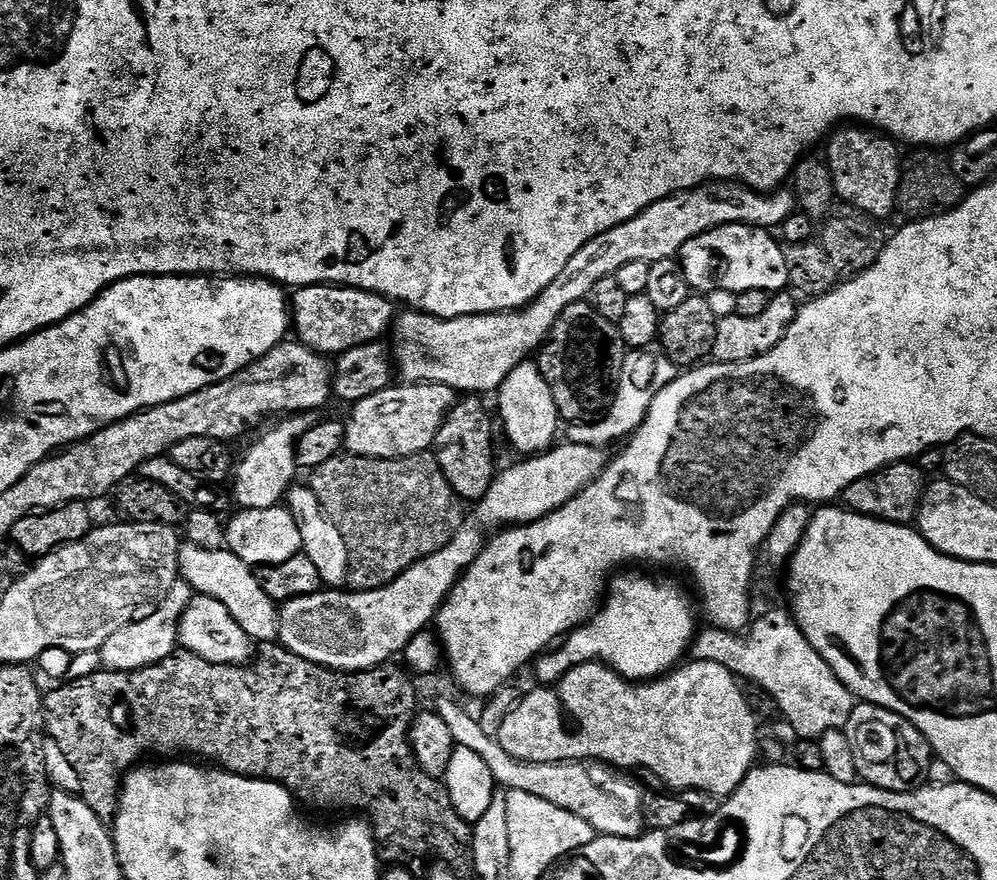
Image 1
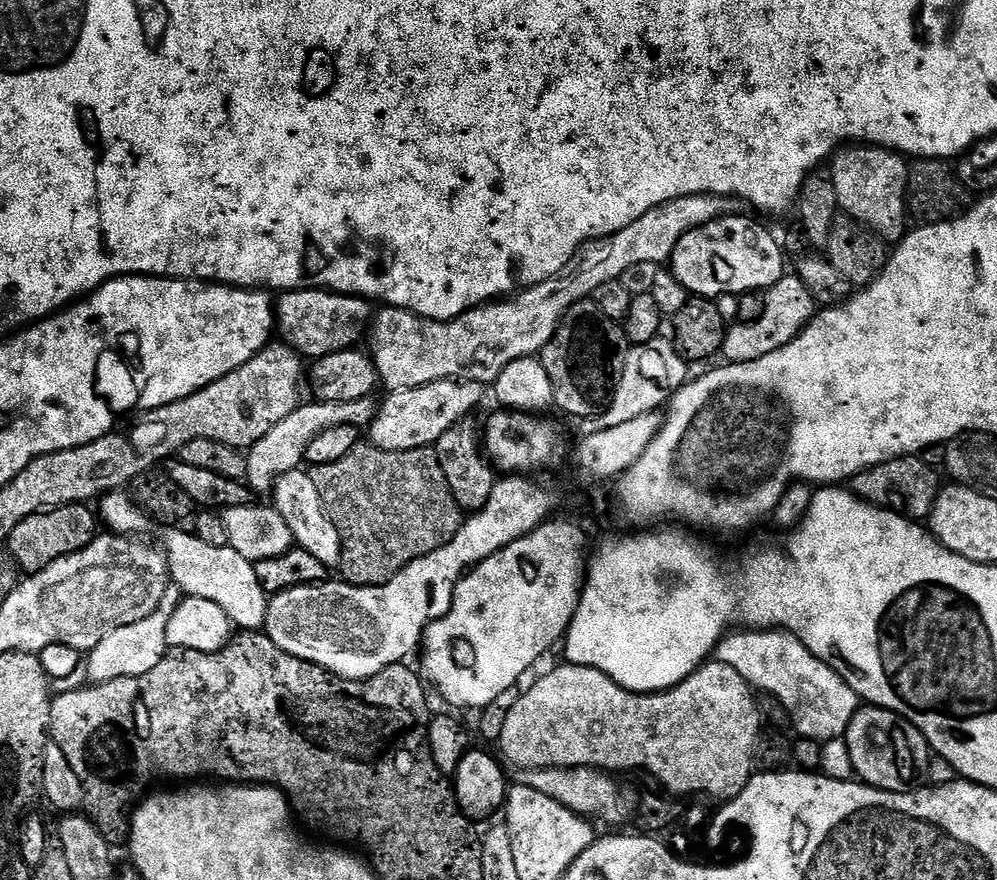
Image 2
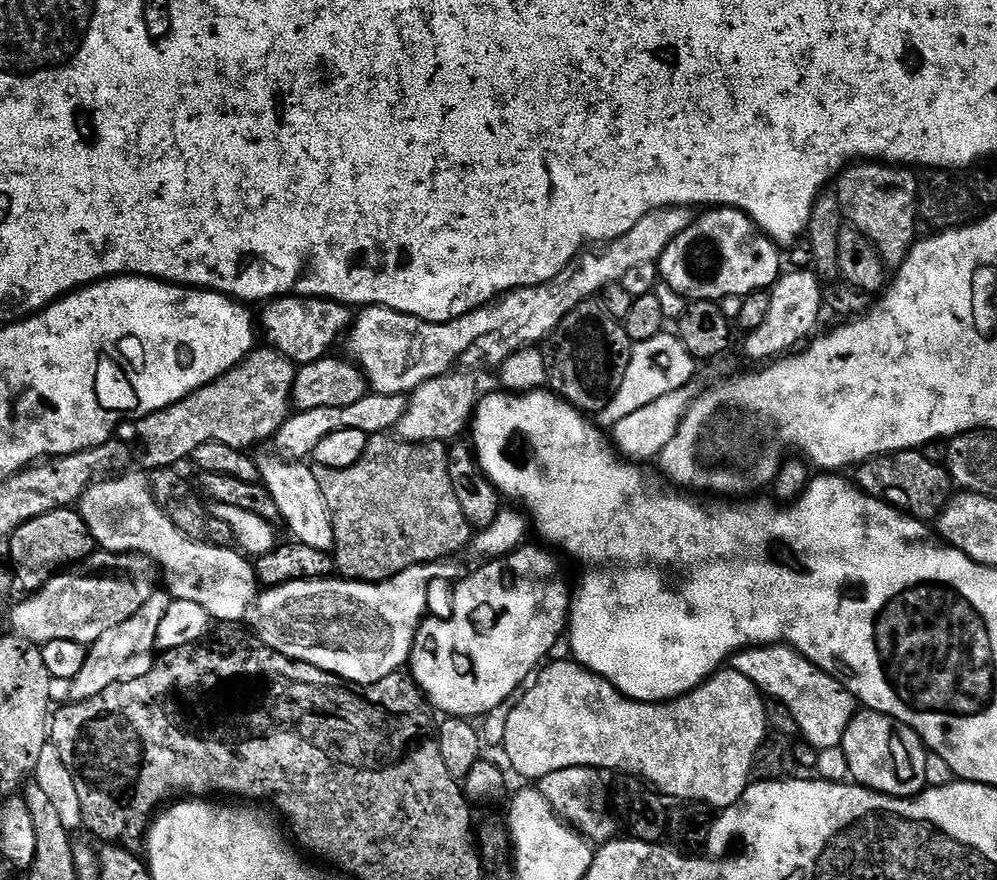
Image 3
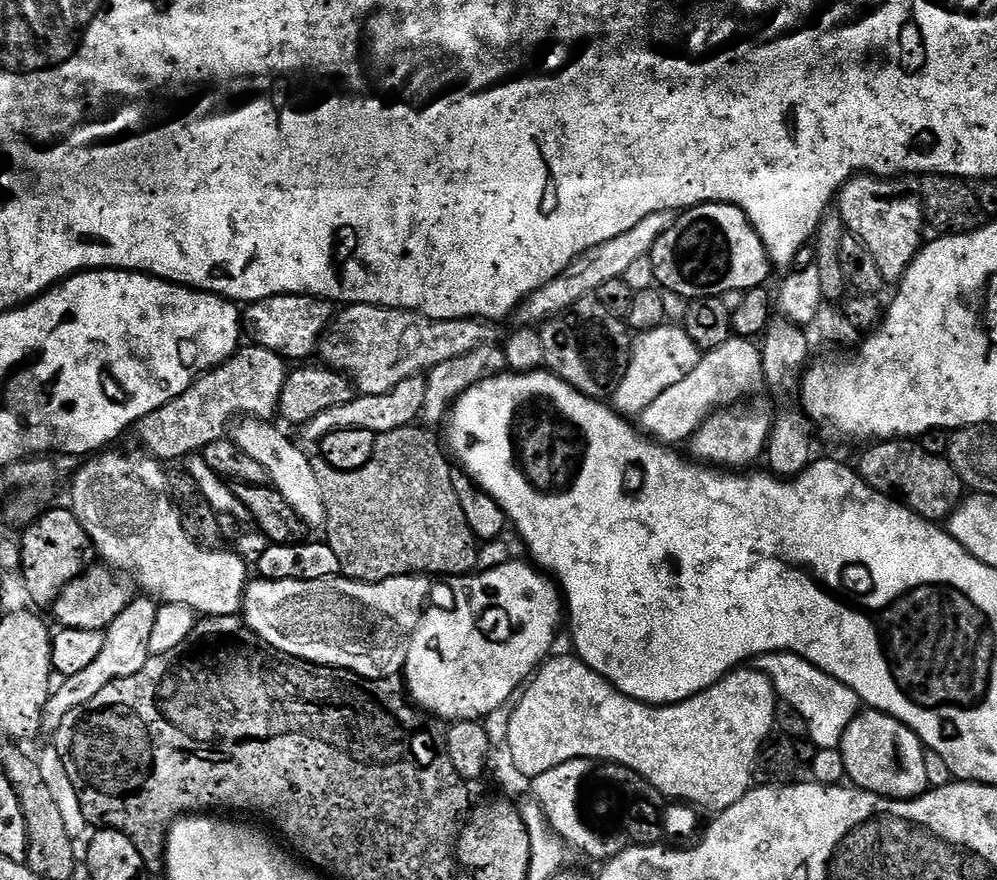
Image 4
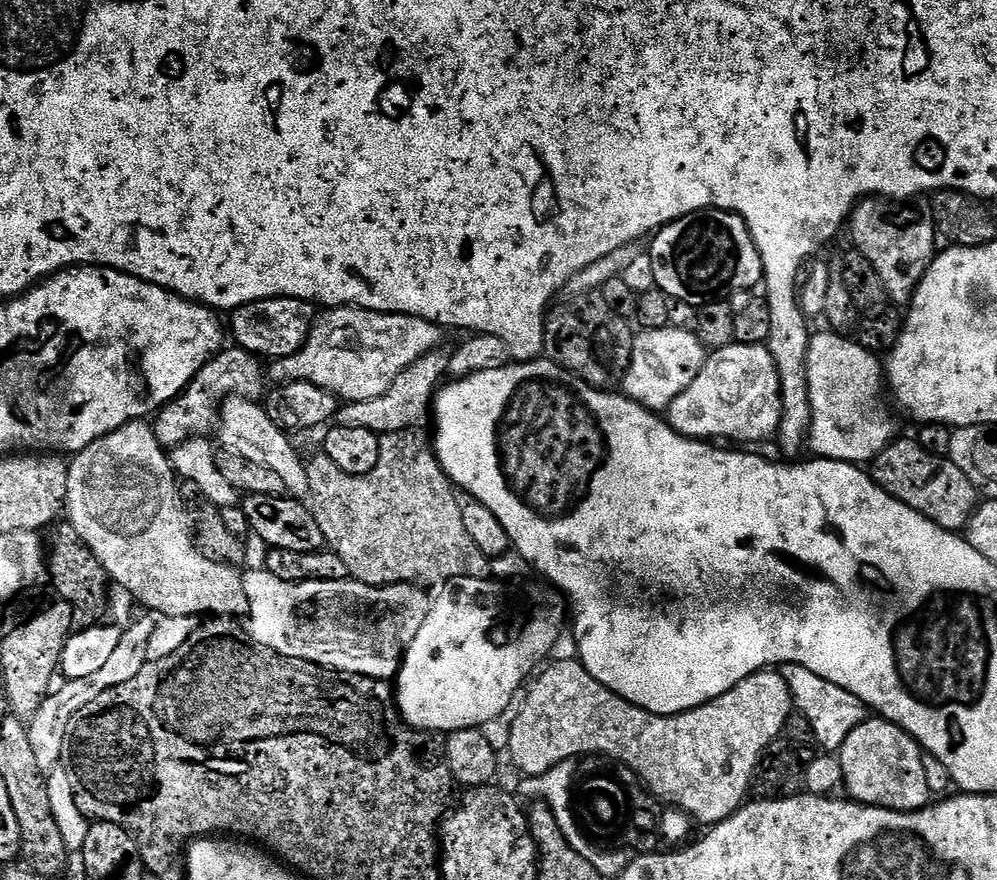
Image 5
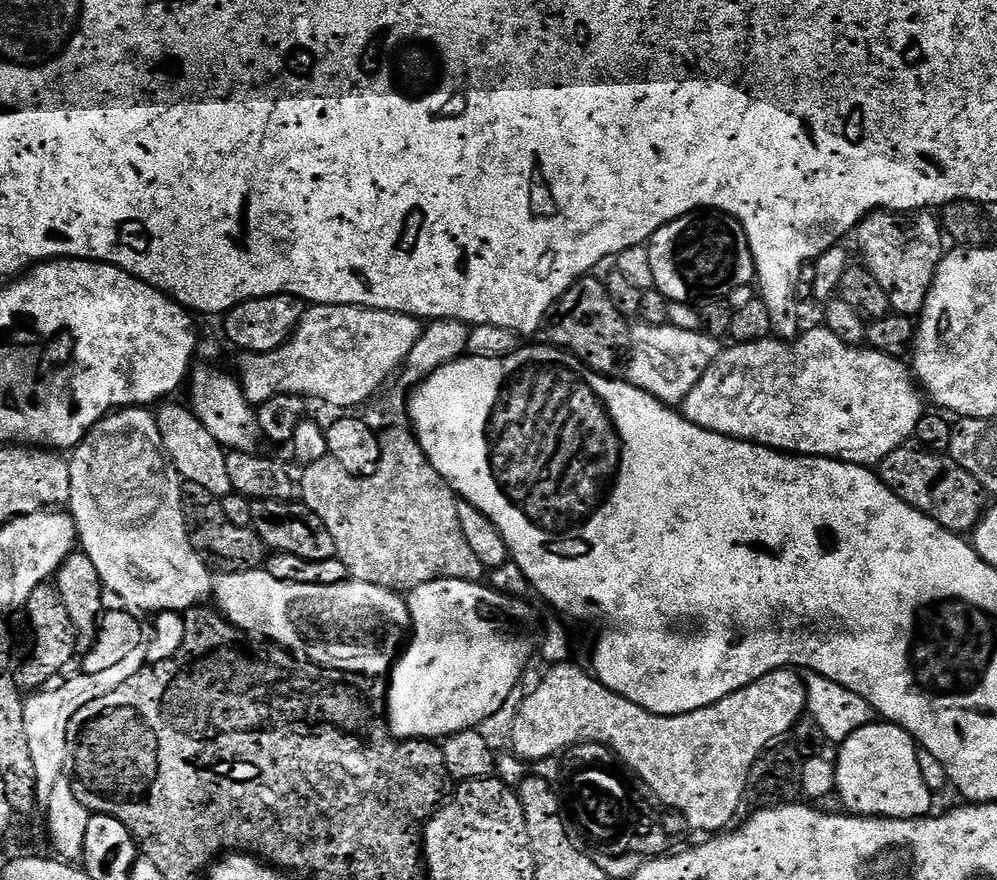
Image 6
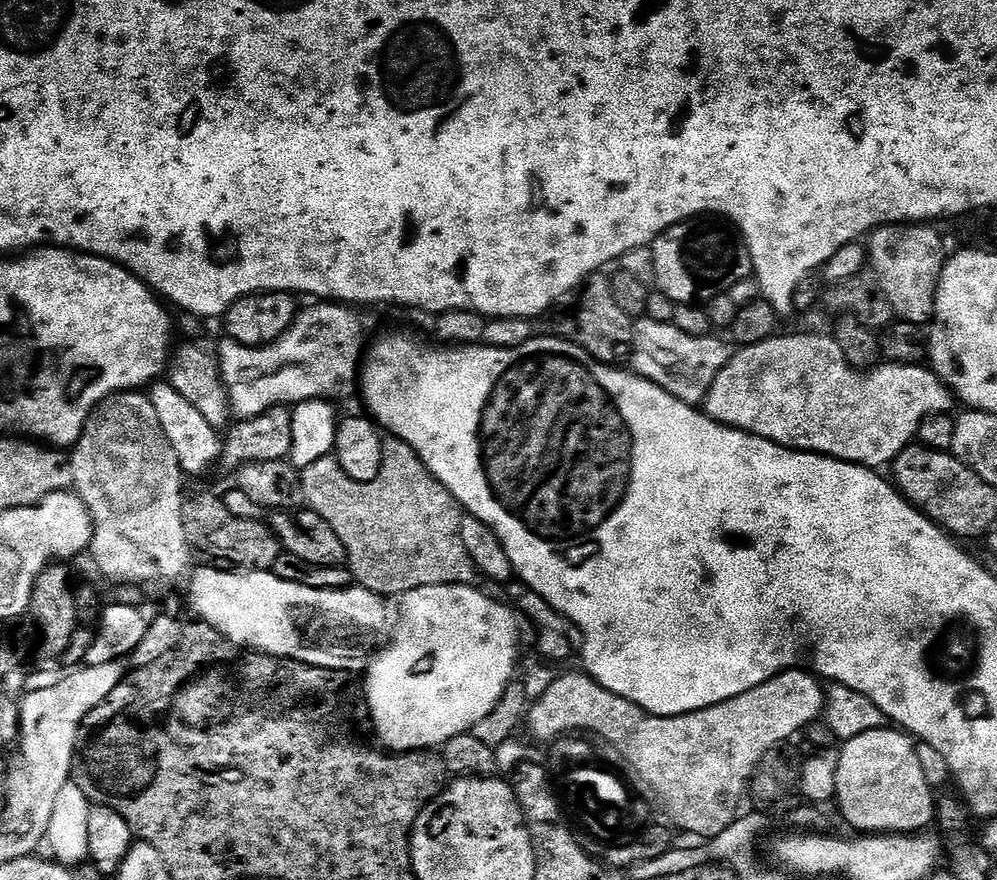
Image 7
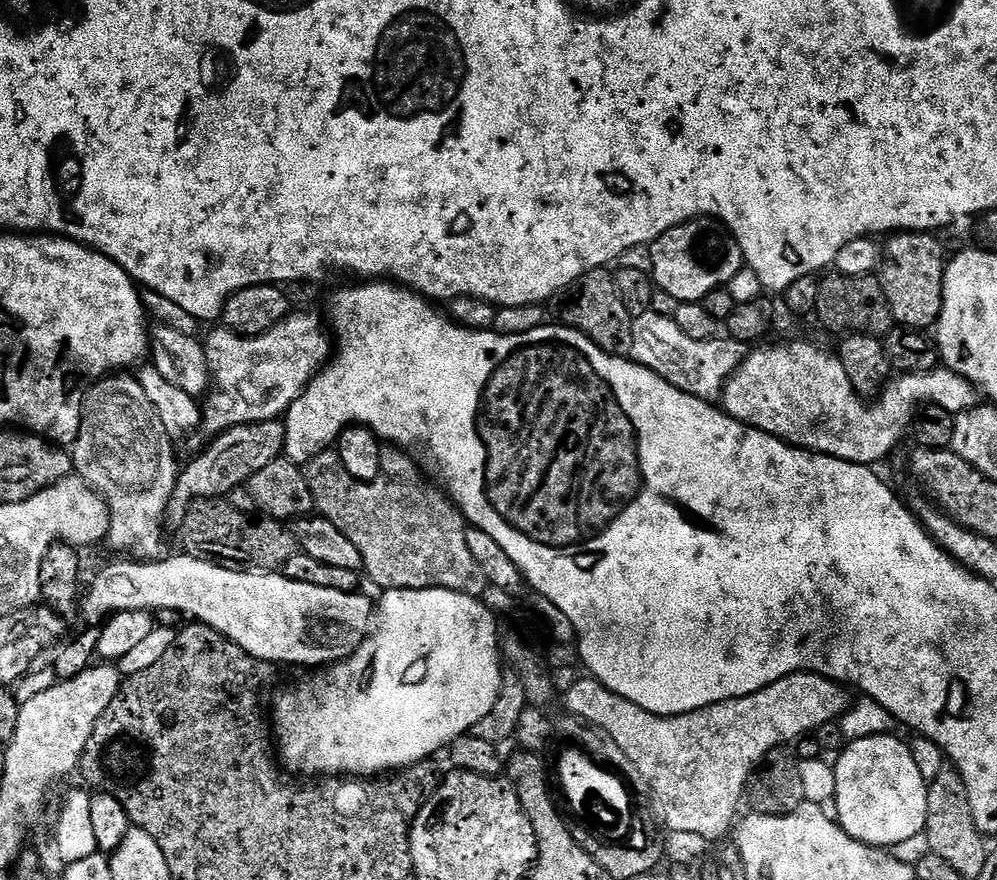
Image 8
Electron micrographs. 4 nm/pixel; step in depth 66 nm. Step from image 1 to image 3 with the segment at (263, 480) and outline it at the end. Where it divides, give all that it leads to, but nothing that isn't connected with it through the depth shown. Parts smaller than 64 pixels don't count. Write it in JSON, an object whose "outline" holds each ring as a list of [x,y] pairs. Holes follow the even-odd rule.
{"outline":[[[370,394],[366,398],[362,398],[362,402],[354,402],[354,406],[342,406],[341,408],[323,408],[322,410],[308,410],[306,412],[296,412],[289,415],[284,421],[274,437],[275,451],[279,453],[285,460],[295,460],[304,462],[309,459],[314,450],[314,446],[318,446],[318,442],[322,442],[322,438],[326,438],[326,434],[334,434],[334,430],[362,430],[369,434],[388,434],[395,429],[396,423],[400,421],[400,415],[408,409],[409,397],[403,396],[377,396]]]}

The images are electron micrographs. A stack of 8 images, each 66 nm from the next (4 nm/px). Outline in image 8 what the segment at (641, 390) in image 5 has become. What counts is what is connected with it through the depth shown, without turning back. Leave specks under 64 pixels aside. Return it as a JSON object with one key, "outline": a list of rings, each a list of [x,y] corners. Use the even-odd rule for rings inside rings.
{"outline":[[[651,310],[633,319],[632,333],[634,346],[631,359],[637,364],[654,370],[678,390],[709,402],[715,401],[723,393],[724,385],[736,373],[746,355],[745,345],[736,340],[717,338],[697,342],[694,338],[682,334],[682,330],[678,330],[673,317],[660,316]]]}

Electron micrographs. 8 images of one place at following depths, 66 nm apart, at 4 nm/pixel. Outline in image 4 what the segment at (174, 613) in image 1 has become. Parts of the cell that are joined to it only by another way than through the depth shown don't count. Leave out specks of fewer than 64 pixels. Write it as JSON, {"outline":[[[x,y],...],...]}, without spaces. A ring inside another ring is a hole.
{"outline":[[[152,598],[133,599],[128,609],[110,625],[102,654],[79,675],[69,677],[64,687],[51,693],[42,713],[43,729],[52,734],[59,730],[66,716],[86,706],[114,680],[140,673],[151,659],[150,638],[156,622],[158,604]]]}

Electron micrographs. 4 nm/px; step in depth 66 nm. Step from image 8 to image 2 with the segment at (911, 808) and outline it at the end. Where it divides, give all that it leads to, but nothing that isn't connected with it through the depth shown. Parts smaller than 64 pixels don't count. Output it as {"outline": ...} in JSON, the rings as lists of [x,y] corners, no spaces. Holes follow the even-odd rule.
{"outline":[[[875,706],[861,707],[850,722],[846,739],[852,759],[853,773],[871,787],[881,788],[883,792],[910,792],[919,789],[922,781],[927,777],[930,749],[926,738],[910,721],[902,719],[890,710]]]}

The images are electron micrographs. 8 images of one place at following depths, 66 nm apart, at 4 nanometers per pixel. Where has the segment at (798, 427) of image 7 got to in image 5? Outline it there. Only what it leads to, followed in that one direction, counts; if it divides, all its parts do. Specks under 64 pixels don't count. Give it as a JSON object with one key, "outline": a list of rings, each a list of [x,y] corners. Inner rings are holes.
{"outline":[[[823,330],[808,341],[808,393],[812,407],[812,429],[807,447],[822,460],[871,465],[872,459],[897,439],[896,420],[884,405],[886,368],[881,357],[860,345],[859,339]],[[733,342],[725,348],[717,348],[705,359],[702,370],[674,402],[666,409],[668,425],[678,434],[690,436],[693,440],[711,441],[712,436],[725,436],[728,440],[741,440],[741,445],[756,446],[763,440],[777,435],[780,430],[780,379],[774,366],[770,350],[763,344],[738,344]]]}

